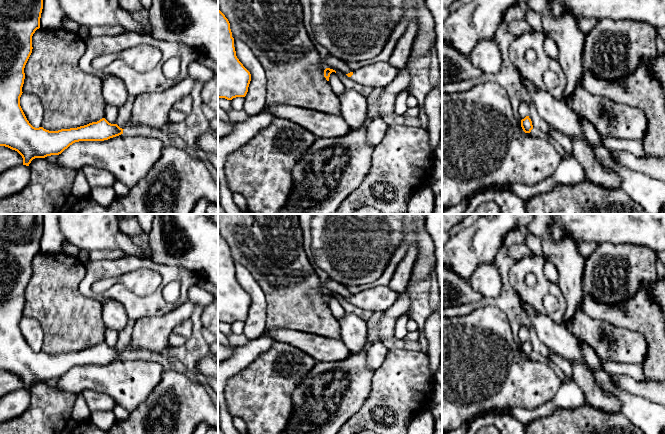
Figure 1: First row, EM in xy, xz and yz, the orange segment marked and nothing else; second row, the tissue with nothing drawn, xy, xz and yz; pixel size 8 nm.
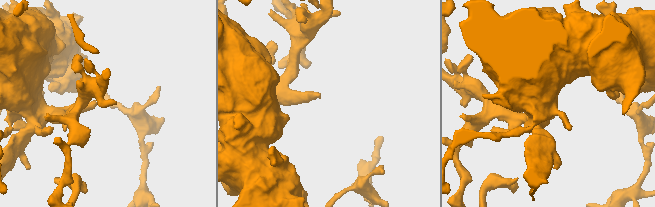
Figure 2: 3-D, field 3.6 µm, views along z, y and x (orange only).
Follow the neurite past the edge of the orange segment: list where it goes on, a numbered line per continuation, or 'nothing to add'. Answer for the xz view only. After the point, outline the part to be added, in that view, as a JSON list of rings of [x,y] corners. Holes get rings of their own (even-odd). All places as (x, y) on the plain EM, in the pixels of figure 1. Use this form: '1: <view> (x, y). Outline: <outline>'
1: xz (379, 299). Outline: [[[379,286],[354,294],[350,302],[365,310],[385,312],[399,297],[400,293],[391,290],[388,286]]]

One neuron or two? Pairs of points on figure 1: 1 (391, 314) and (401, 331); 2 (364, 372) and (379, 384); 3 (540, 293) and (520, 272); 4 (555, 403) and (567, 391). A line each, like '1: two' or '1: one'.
1: two
2: two
3: one
4: one

